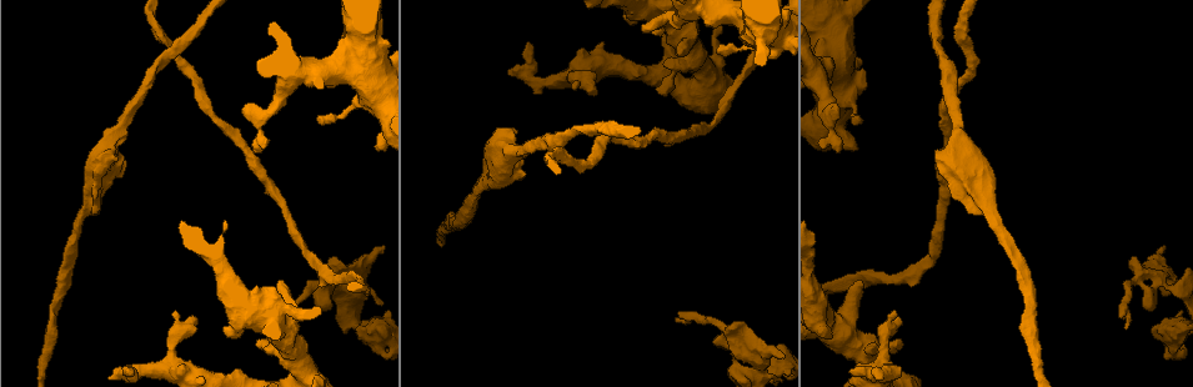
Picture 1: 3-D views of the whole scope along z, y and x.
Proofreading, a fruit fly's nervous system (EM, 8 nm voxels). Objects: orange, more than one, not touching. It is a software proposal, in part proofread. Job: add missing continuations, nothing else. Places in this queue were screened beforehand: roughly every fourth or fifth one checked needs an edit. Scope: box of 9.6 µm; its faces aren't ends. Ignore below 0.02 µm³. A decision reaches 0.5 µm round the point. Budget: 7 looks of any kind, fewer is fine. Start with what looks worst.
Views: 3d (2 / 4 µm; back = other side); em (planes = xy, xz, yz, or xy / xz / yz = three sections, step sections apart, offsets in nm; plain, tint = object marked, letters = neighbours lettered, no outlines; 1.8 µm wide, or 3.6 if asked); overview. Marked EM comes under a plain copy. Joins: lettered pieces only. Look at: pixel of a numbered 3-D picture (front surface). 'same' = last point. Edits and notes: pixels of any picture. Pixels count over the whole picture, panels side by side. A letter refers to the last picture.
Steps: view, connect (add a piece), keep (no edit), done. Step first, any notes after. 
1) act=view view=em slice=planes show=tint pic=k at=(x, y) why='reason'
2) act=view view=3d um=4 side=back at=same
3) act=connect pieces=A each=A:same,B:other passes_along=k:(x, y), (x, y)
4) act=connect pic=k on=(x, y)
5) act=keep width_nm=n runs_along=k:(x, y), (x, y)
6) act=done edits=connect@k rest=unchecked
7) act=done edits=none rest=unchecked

act=view view=3d um=4 pic=1 at=(677, 318) why='thin end'

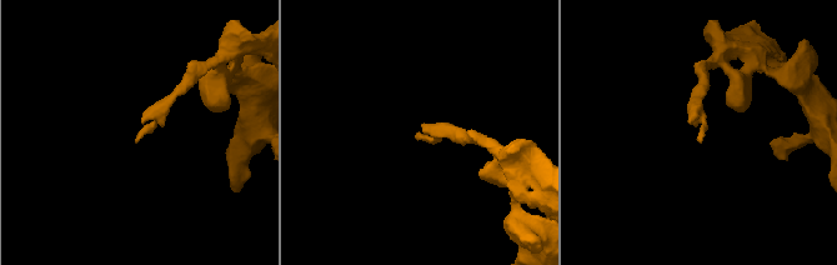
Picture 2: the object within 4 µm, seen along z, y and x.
act=view view=em slice=xy step=4 show=letters pic=2 at=(416, 137) why='now the EM'

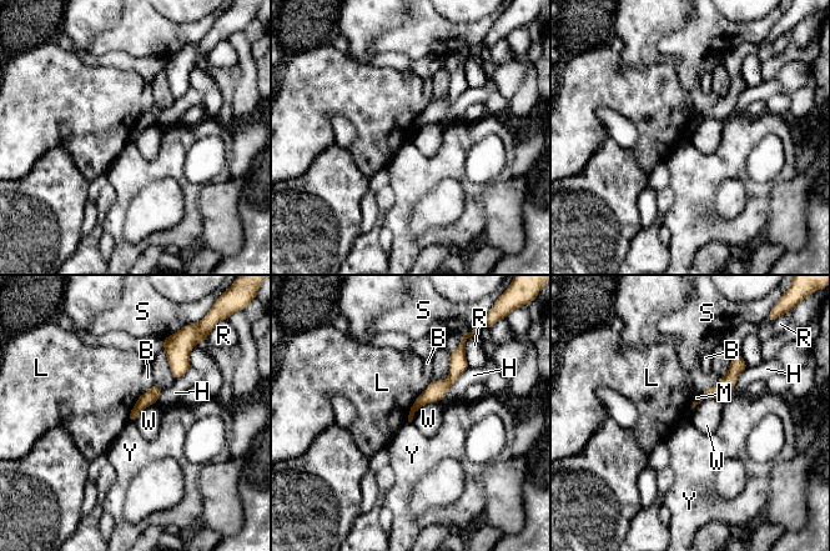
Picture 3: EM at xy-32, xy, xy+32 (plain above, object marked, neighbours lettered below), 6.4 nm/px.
act=keep each=B:other,H:other,L:other,M:other,R:other,S:other,W:other,Y:other border=3:(442, 400), (426, 402), (411, 421) found='none of them fits'

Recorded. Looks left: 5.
act=view view=em slice=xz step=16 show=letters pic=1 at=(1163, 295) why='branch stops here'

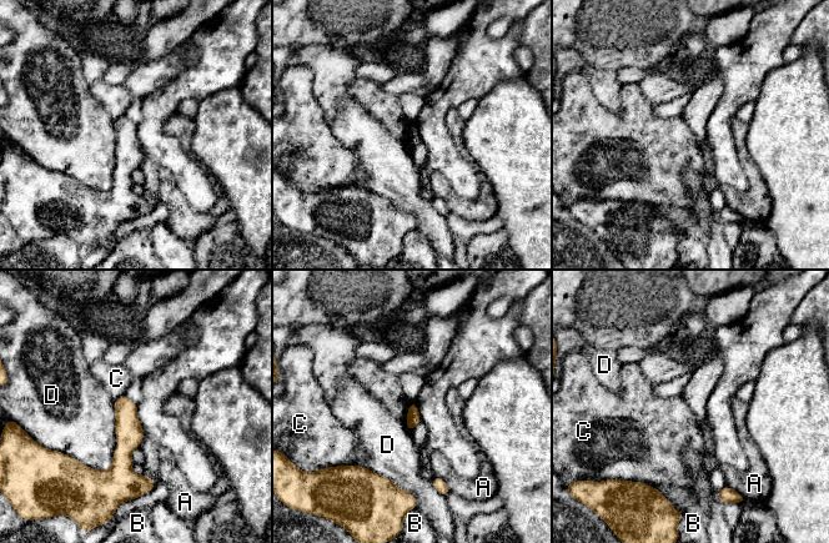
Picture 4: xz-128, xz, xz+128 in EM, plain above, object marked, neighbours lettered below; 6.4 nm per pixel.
act=keep each=A:other,B:other,C:other,D:other runs_along=4:(122, 398), (125, 408), (126, 482) found='no lettered piece goes on from it'

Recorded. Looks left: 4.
act=view view=3d um=4 pic=1 at=(655, 31) why='an open end'

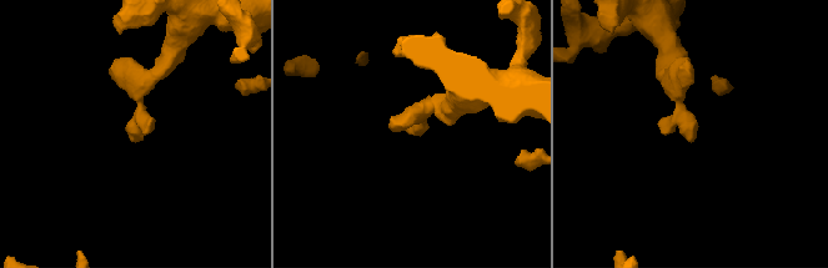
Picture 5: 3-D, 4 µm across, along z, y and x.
act=view view=em slice=planes show=letters pic=5 at=(413, 129)

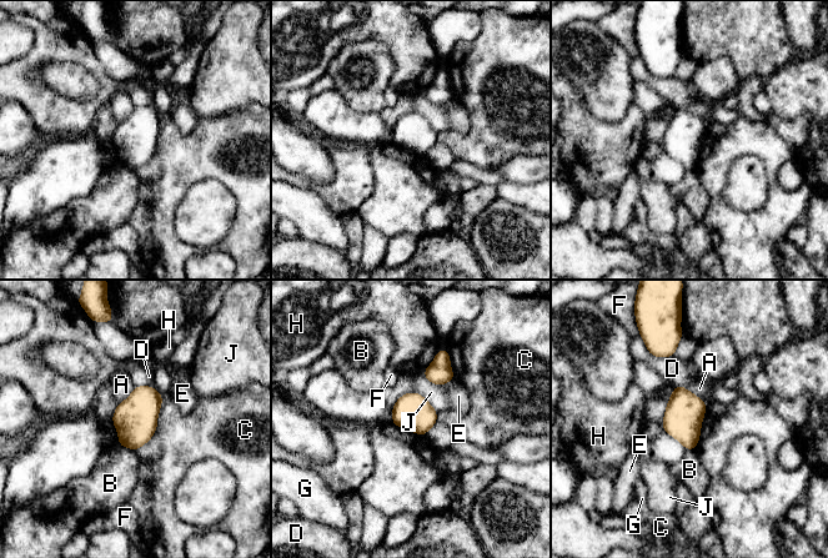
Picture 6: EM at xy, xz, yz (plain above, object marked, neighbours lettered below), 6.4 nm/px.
act=keep width_nm=240 longest_contact=C:220nm each=A:other,B:other,C:other,D:other,E:other,F:other,G:other,H:other,J:other found='none of them fits'

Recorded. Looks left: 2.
act=done edits=none rest=unchecked

